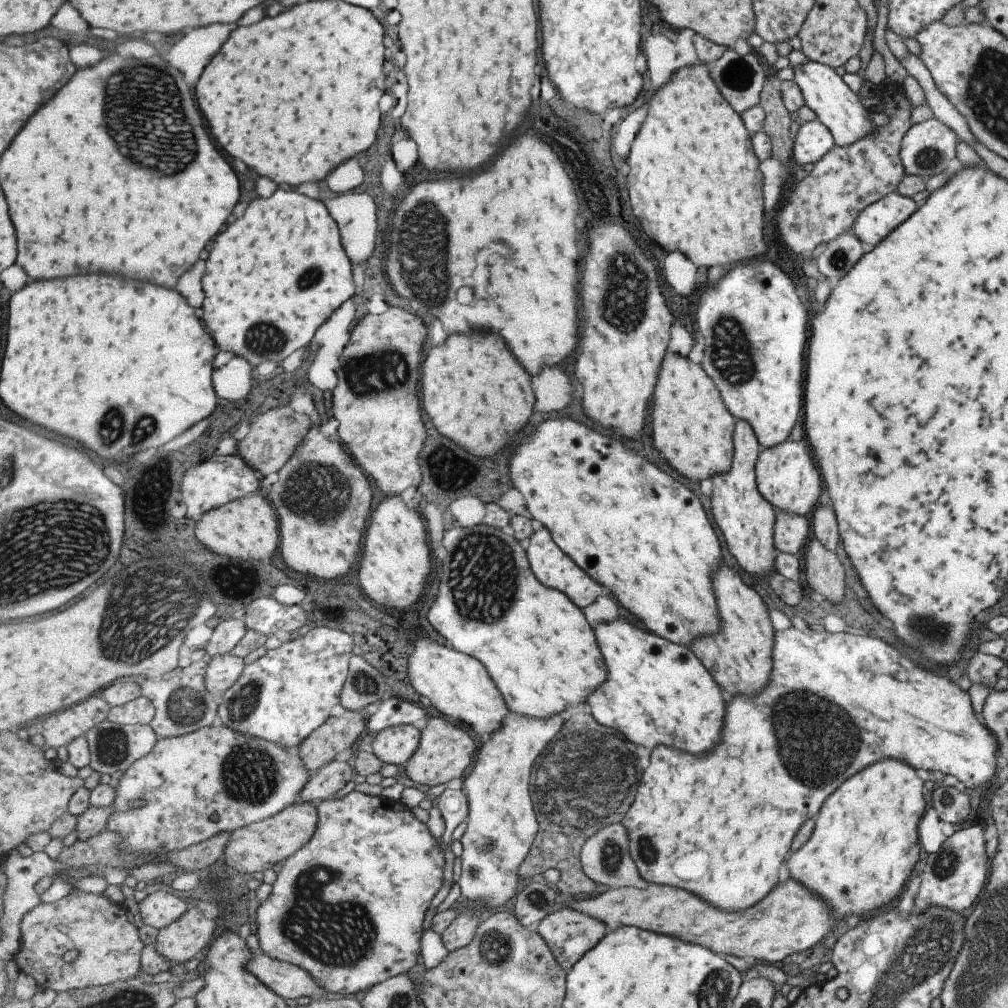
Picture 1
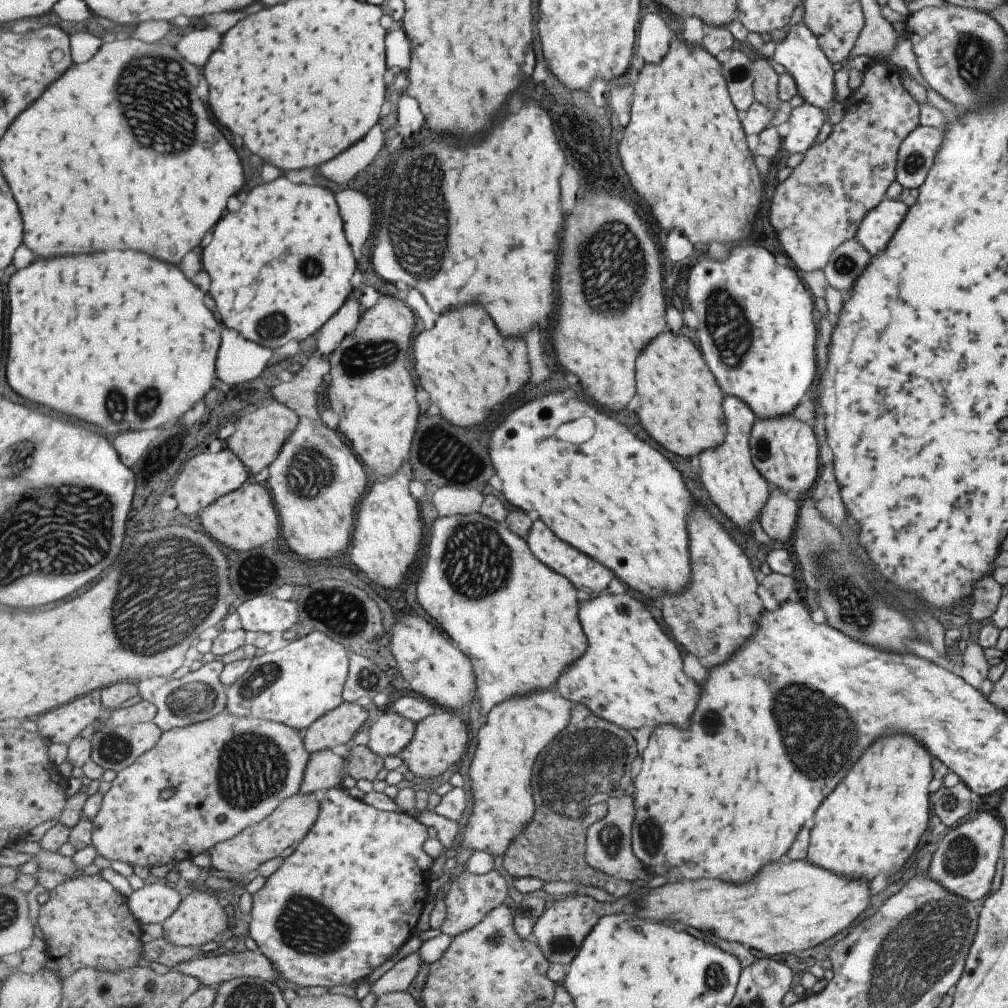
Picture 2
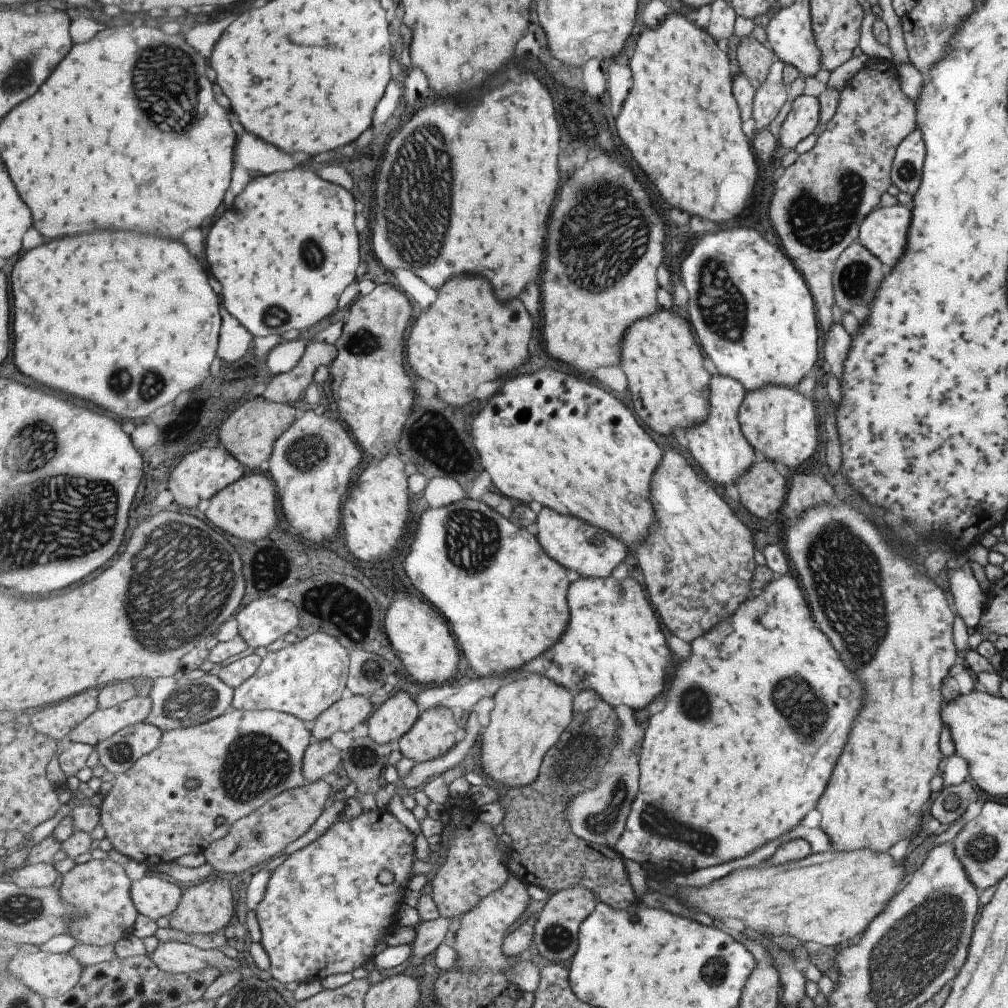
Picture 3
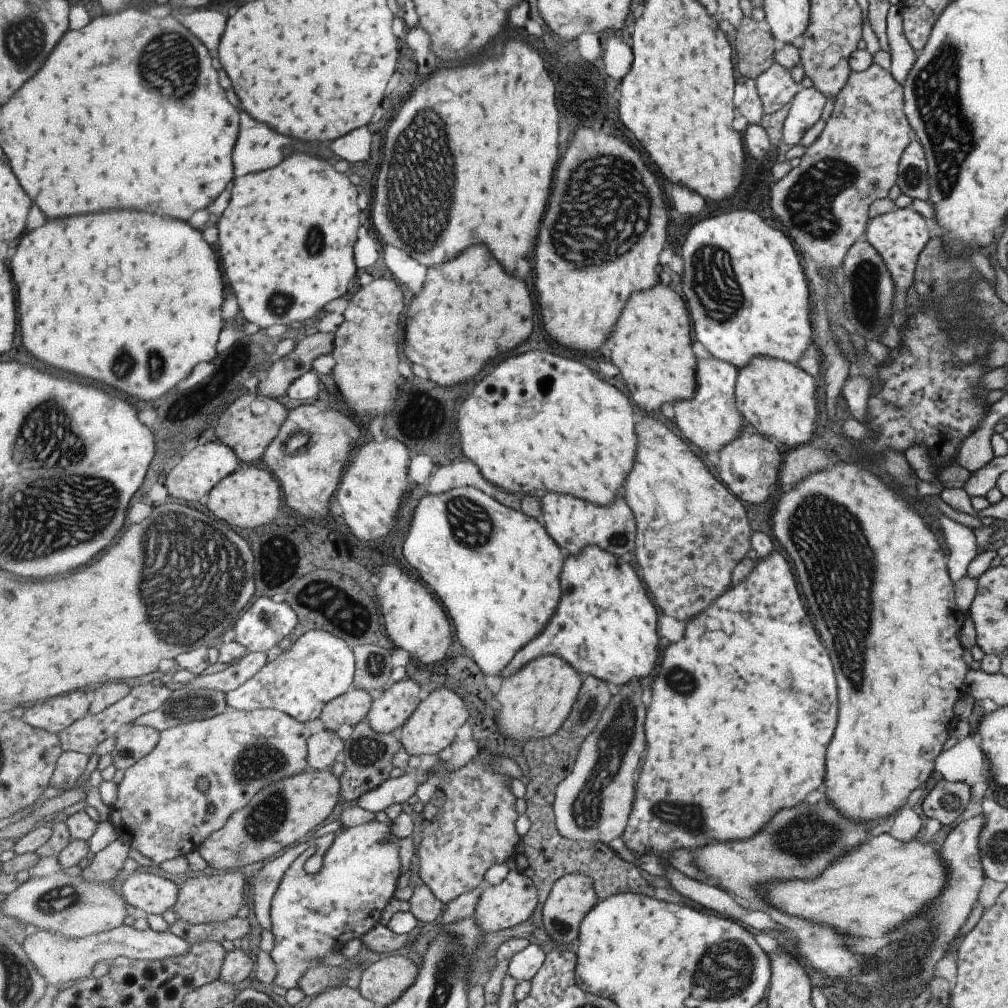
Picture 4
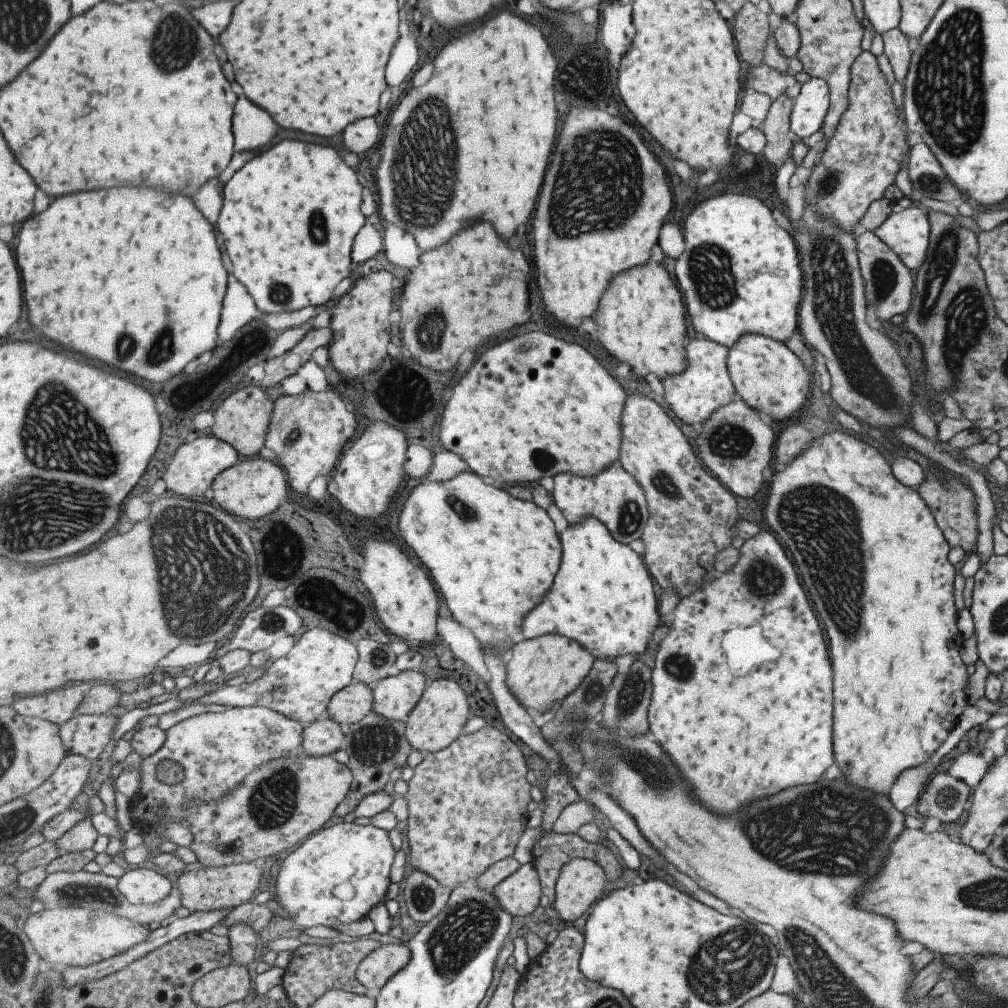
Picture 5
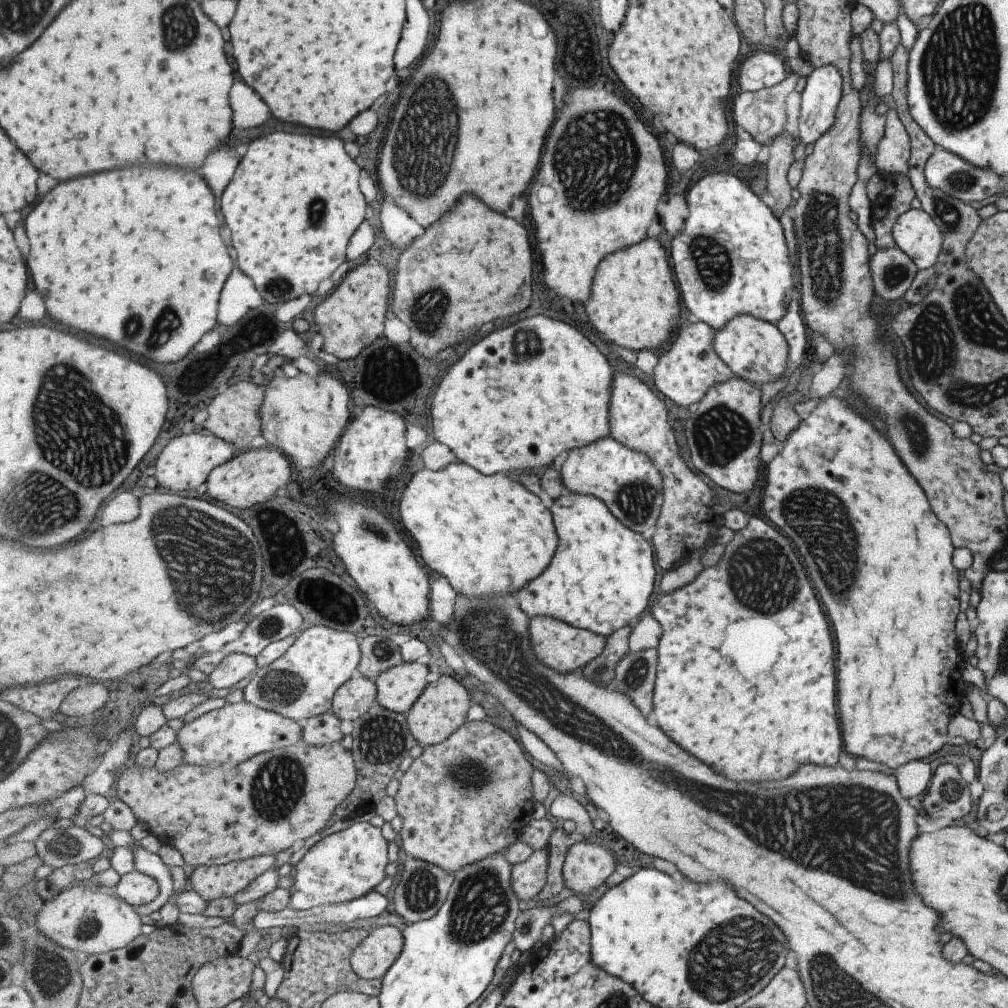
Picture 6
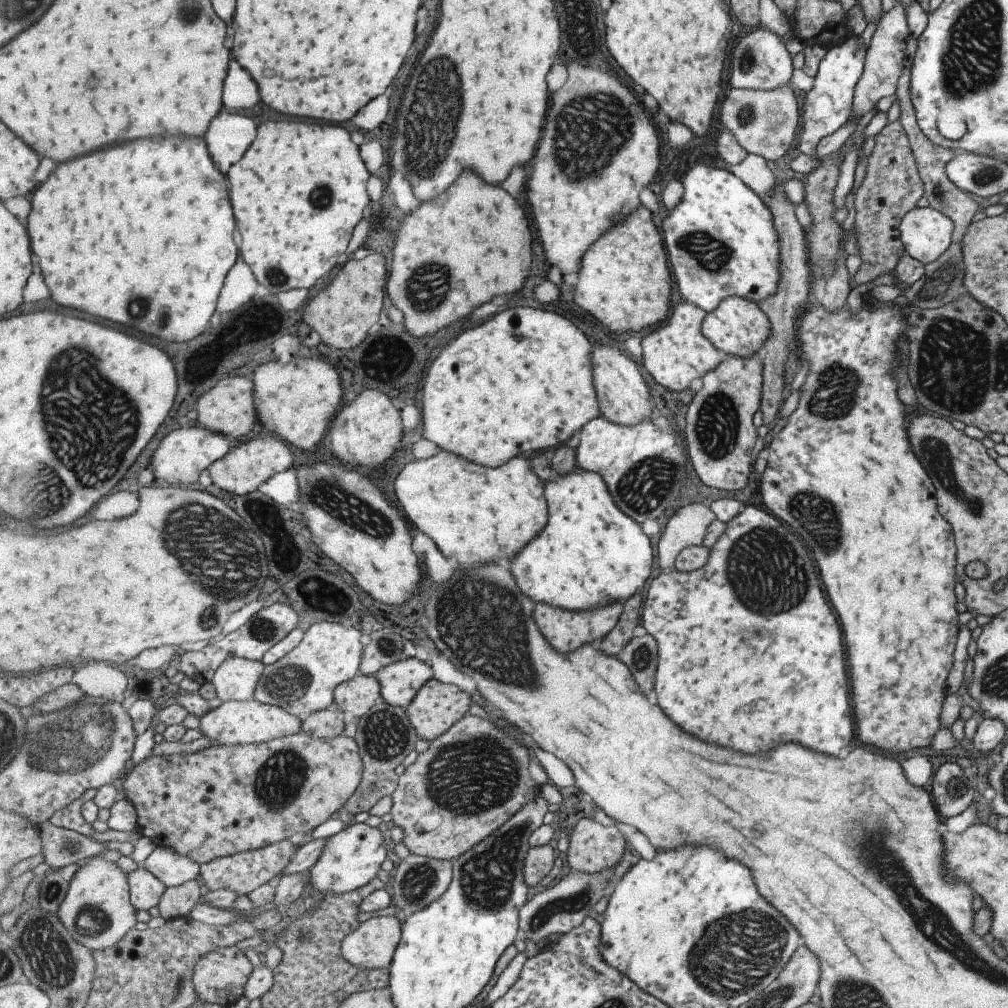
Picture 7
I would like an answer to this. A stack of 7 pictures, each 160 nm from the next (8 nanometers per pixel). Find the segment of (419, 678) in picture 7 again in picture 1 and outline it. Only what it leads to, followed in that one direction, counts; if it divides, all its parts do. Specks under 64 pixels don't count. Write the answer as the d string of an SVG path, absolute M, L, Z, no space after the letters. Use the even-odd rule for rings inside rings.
M401 725L382 730L374 736L372 751L385 763L407 765L408 760L420 748L422 732L415 726Z

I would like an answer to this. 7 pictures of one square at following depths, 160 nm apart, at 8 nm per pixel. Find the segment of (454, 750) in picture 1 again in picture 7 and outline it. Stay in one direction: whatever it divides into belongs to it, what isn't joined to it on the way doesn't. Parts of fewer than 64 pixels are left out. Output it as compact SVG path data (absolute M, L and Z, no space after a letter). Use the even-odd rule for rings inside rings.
M433 678L417 693L415 700L406 708L412 725L418 732L418 738L433 742L452 729L471 708L471 695L460 686Z

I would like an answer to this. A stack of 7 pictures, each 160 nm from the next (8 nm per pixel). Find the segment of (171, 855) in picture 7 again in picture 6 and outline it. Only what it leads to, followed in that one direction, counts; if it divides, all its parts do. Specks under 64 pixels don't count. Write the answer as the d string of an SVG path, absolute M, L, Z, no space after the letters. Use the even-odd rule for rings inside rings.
M141 840L134 842L134 864L138 871L151 875L159 881L159 896L143 906L133 906L133 910L141 915L149 915L151 912L160 910L161 907L170 900L174 894L174 876L172 868L161 860L161 856L157 853L150 852L141 847Z

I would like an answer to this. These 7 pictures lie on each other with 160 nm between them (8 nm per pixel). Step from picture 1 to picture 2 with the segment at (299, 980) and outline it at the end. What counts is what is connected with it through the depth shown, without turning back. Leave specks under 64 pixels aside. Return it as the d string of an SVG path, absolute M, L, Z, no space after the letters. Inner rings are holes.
M249 950L194 958L177 964L173 970L199 978L202 985L212 987L240 977L263 978L269 982L281 979L279 968L265 954Z

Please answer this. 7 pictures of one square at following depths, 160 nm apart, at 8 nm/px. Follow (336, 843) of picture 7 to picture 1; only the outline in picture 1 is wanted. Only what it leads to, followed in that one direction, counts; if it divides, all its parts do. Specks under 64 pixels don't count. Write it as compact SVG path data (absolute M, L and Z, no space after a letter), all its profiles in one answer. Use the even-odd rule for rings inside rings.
M351 791L339 799L328 799L317 804L320 816L317 832L311 841L303 849L296 852L284 862L278 879L272 885L271 894L258 908L257 936L263 952L274 959L296 964L298 967L307 969L328 991L343 994L357 994L363 990L371 990L382 982L388 981L397 975L404 975L417 964L421 954L423 943L423 928L427 910L433 902L433 898L443 888L445 880L445 854L440 844L432 837L427 824L421 822L411 809L401 801L392 801L384 797L365 795L361 792Z

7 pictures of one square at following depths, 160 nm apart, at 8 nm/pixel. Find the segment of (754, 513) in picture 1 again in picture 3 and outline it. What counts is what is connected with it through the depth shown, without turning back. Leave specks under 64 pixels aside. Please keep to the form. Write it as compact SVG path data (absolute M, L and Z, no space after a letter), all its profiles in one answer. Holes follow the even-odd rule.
M723 374L711 376L709 420L686 431L688 450L691 455L702 470L705 470L705 474L722 488L737 485L737 478L741 478L757 459L757 454L751 449L749 442L743 438L737 420L737 410L744 395L744 387L735 378L723 376Z

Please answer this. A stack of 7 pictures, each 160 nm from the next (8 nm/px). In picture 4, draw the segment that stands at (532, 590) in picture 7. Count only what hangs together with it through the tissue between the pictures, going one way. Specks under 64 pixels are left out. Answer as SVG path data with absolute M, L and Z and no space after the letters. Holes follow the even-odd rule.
M598 546L587 547L583 553L573 557L569 556L564 564L561 577L563 596L556 616L548 624L548 628L539 637L525 645L516 657L502 670L500 681L519 673L530 662L536 661L546 655L556 655L567 660L577 672L584 677L592 675L616 688L633 683L633 680L647 678L653 668L657 666L659 646L664 646L664 639L659 638L659 610L649 598L646 584L633 570L631 564L623 562L619 557L609 554Z

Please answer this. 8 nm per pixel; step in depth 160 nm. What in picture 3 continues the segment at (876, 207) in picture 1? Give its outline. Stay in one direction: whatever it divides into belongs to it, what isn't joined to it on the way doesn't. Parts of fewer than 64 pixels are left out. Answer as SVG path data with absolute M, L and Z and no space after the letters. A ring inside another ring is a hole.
M899 204L895 206L883 206L873 210L861 222L858 229L858 236L855 241L863 246L886 270L891 270L893 266L897 266L897 260L901 258L901 254L905 252L905 244L907 244L907 230L909 230L909 220L911 220L911 212Z

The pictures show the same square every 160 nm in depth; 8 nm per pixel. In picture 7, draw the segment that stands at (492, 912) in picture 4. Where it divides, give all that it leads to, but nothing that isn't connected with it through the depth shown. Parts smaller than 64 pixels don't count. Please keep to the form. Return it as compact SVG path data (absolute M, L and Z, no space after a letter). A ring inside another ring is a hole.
M554 844L533 847L527 853L524 862L524 879L529 886L537 886L540 882L551 874L556 863Z

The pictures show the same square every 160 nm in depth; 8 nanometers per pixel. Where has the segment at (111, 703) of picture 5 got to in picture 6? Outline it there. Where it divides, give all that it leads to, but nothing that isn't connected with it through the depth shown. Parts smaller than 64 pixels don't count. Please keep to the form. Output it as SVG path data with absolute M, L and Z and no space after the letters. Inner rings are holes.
M103 684L75 689L65 698L60 712L67 716L87 716L91 712L97 712L103 708L110 699L111 691Z

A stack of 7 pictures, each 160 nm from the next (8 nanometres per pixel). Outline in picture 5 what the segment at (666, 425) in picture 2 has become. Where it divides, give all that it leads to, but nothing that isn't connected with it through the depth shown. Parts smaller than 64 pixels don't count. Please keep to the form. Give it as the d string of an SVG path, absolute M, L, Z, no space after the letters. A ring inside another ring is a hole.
M655 262L645 268L621 274L621 278L613 282L613 286L605 294L605 302L601 302L601 314L595 316L595 324L597 338L603 342L603 347L617 360L621 360L621 363L631 364L633 372L643 380L647 374L654 374L663 383L666 378L679 377L689 368L688 348L685 348L687 308L669 272Z

